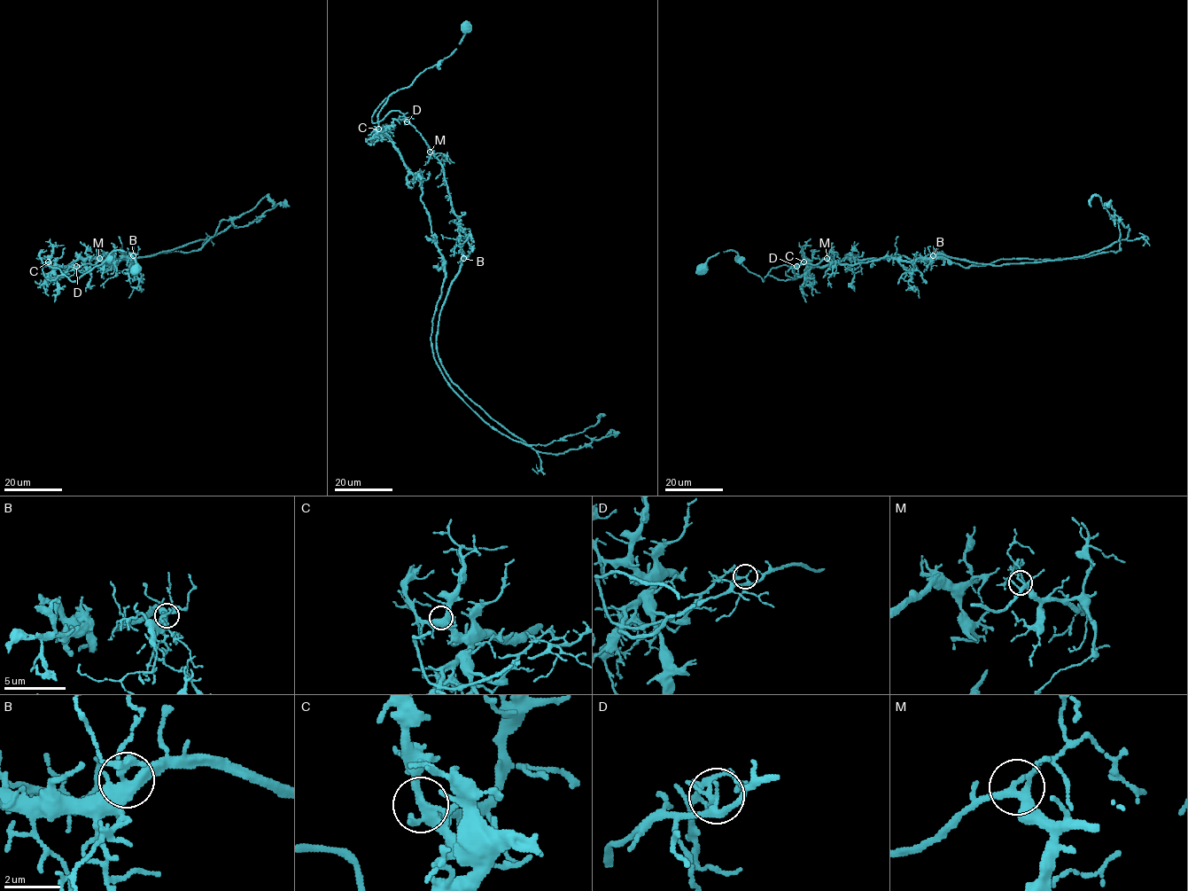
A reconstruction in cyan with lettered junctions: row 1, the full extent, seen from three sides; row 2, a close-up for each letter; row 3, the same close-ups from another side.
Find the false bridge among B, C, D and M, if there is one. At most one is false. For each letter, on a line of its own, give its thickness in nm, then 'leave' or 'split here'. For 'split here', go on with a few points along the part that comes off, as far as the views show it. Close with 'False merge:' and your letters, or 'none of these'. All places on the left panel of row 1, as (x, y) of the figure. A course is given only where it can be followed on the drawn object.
B: calibre 400 nm; leave
C: calibre 400 nm; leave
D: calibre 200 nm; split here; course (76, 266), (156, 255), (233, 224), (247, 226), (280, 202), (289, 206)
M: calibre 240 nm; leave
False merge: D

